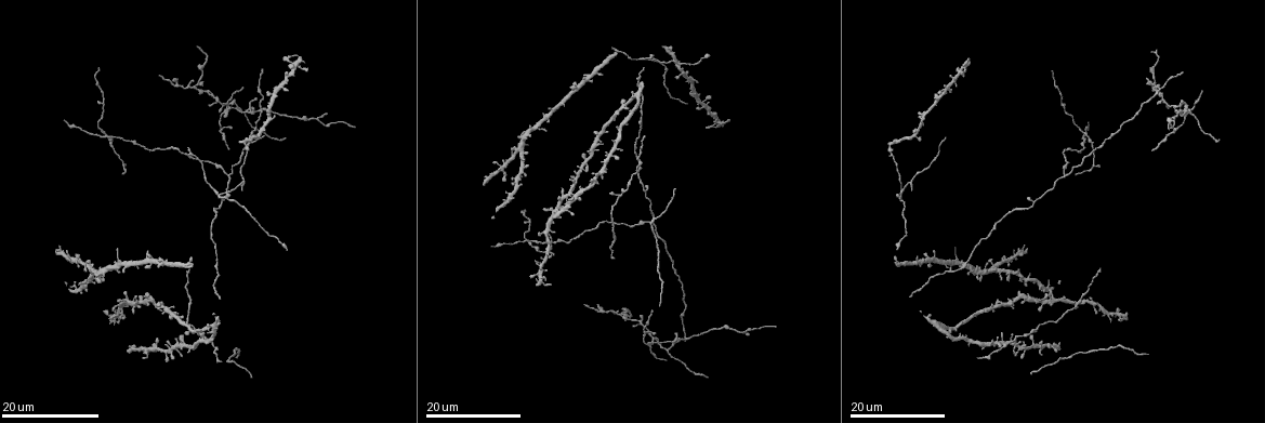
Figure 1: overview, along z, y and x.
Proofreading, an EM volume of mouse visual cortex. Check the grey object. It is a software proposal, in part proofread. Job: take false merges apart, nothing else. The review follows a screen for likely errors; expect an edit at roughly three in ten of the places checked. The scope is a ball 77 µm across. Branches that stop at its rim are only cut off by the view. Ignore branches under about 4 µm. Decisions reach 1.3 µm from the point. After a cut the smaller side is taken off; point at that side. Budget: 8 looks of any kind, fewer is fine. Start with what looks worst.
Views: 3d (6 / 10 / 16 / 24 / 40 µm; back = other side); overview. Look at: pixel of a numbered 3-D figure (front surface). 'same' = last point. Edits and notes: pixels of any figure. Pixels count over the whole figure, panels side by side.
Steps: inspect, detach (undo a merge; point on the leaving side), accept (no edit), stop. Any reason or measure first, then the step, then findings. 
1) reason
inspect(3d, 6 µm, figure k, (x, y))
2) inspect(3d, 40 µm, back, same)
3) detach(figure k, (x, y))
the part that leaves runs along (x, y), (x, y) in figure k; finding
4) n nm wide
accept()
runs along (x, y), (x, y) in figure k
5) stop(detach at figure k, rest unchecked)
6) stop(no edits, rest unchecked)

four or more arms meet
inspect(3d, 24 µm, figure 1, (648, 344))

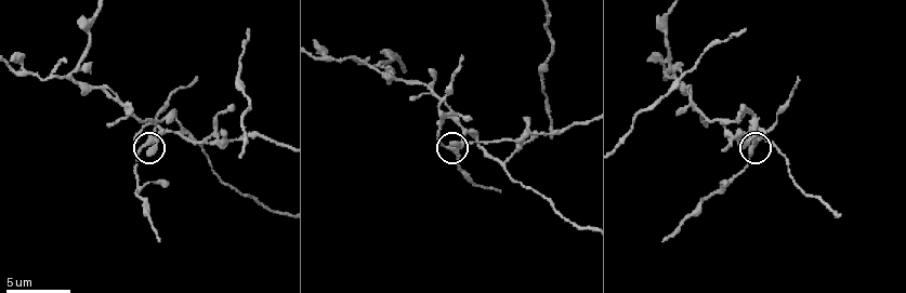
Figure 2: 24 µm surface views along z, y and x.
zoom in
inspect(3d, 10 µm, figure 2, (456, 148))

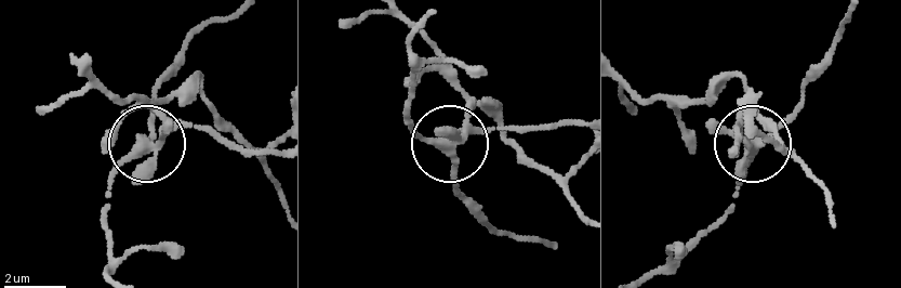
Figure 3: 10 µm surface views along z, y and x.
inspect(3d, 6 µm, figure 3, (444, 149))

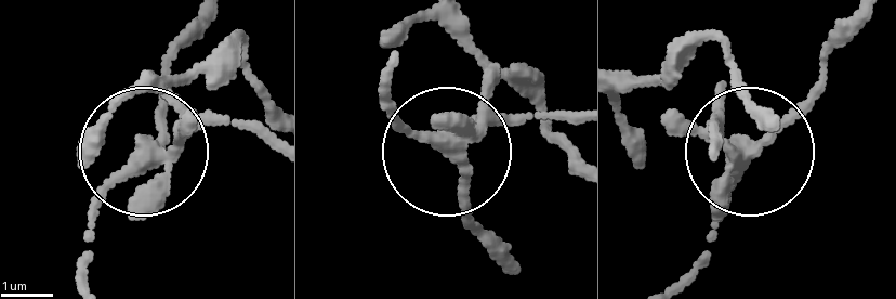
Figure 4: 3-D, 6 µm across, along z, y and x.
side arm 7 µm
detach(figure 4, (234, 122))
the part that leaves runs along (176, 154), (224, 119), (276, 132) in figure 4; a second neuron is stuck on

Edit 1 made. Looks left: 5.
side arm on a straight run
inspect(3d, 24 µm, figure 1, (1040, 326))

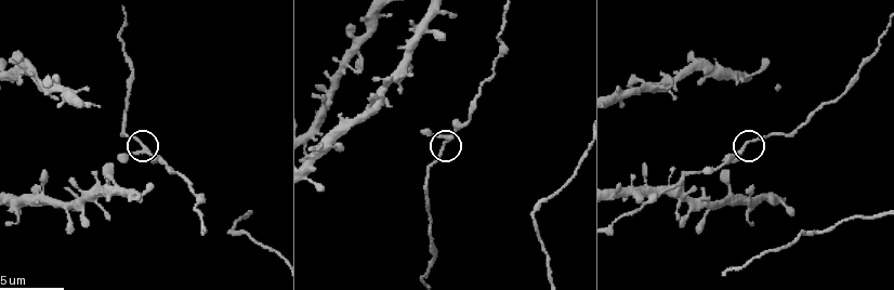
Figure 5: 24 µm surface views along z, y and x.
inspect(3d, 10 µm, figure 5, (444, 142))

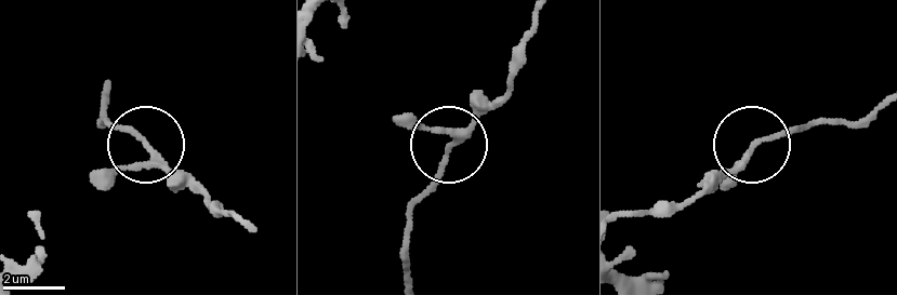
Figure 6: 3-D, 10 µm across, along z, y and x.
accept()
continuous, no second neuron

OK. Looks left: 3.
three-way junction
inspect(3d, 24 µm, figure 1, (1088, 132))

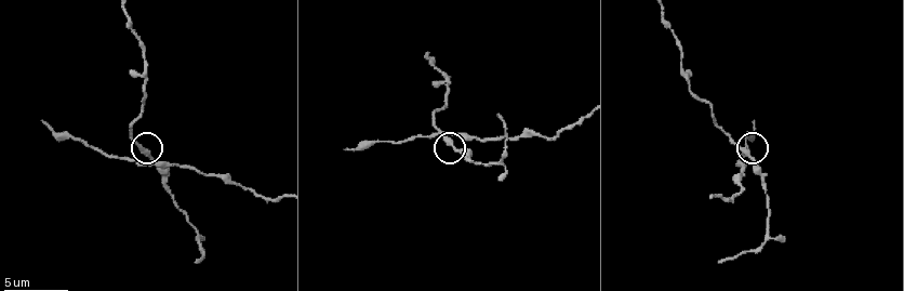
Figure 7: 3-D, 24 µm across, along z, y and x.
zoom in
inspect(3d, 6 µm, figure 7, (450, 140))

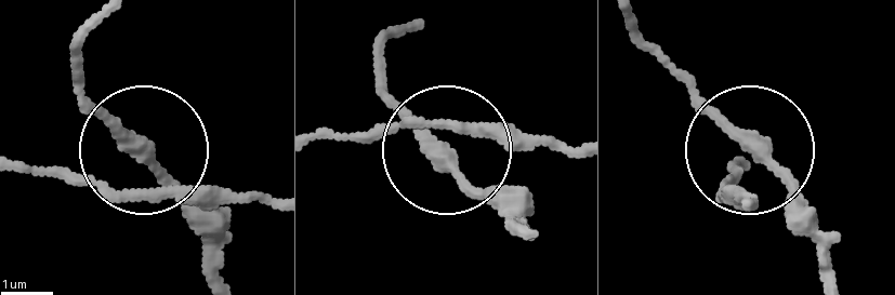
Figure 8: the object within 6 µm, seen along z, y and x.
230 nm wide
accept()
runs along (277, 206), (148, 185), (144, 156), (221, 232) in figure 8; one neuron here

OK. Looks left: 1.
stop(detach at figure 4, rest unchecked)

